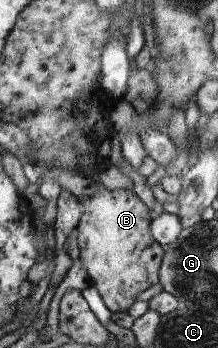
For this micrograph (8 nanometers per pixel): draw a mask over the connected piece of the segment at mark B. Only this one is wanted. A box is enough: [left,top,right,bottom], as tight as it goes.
[78,186,166,312]

